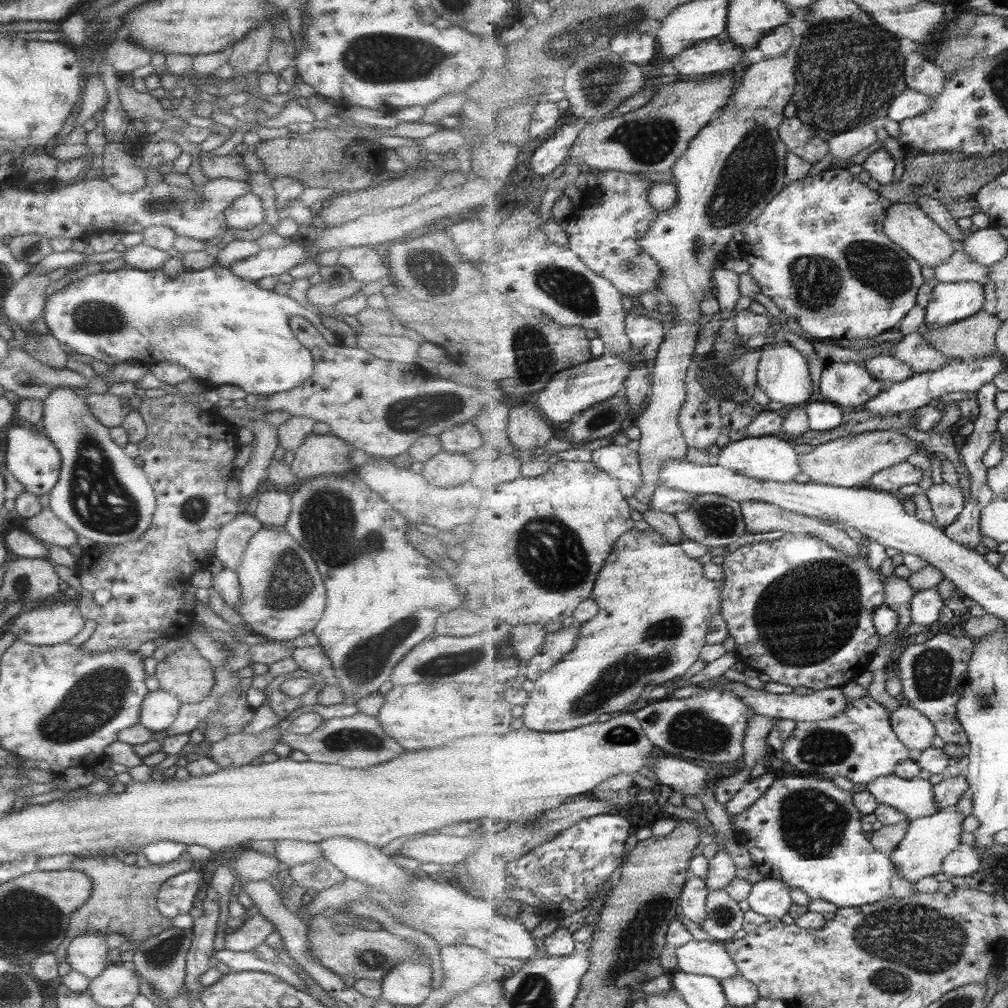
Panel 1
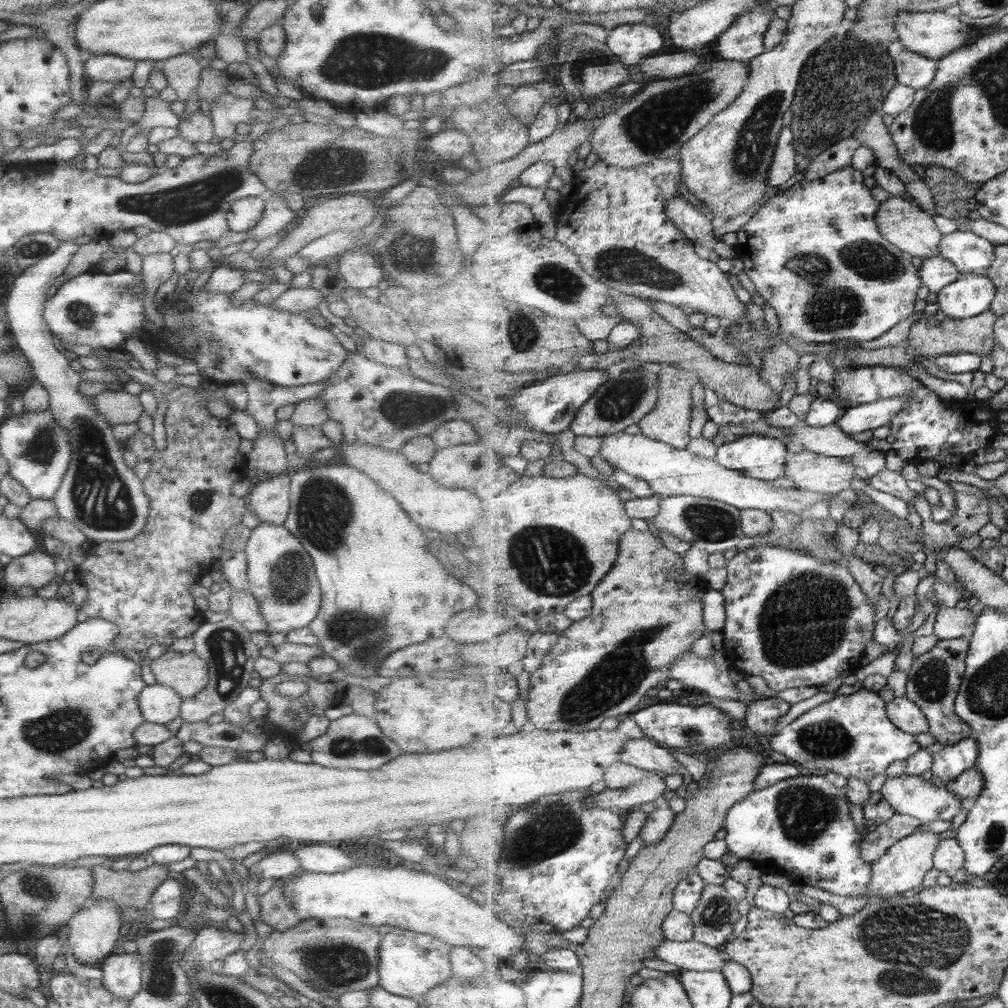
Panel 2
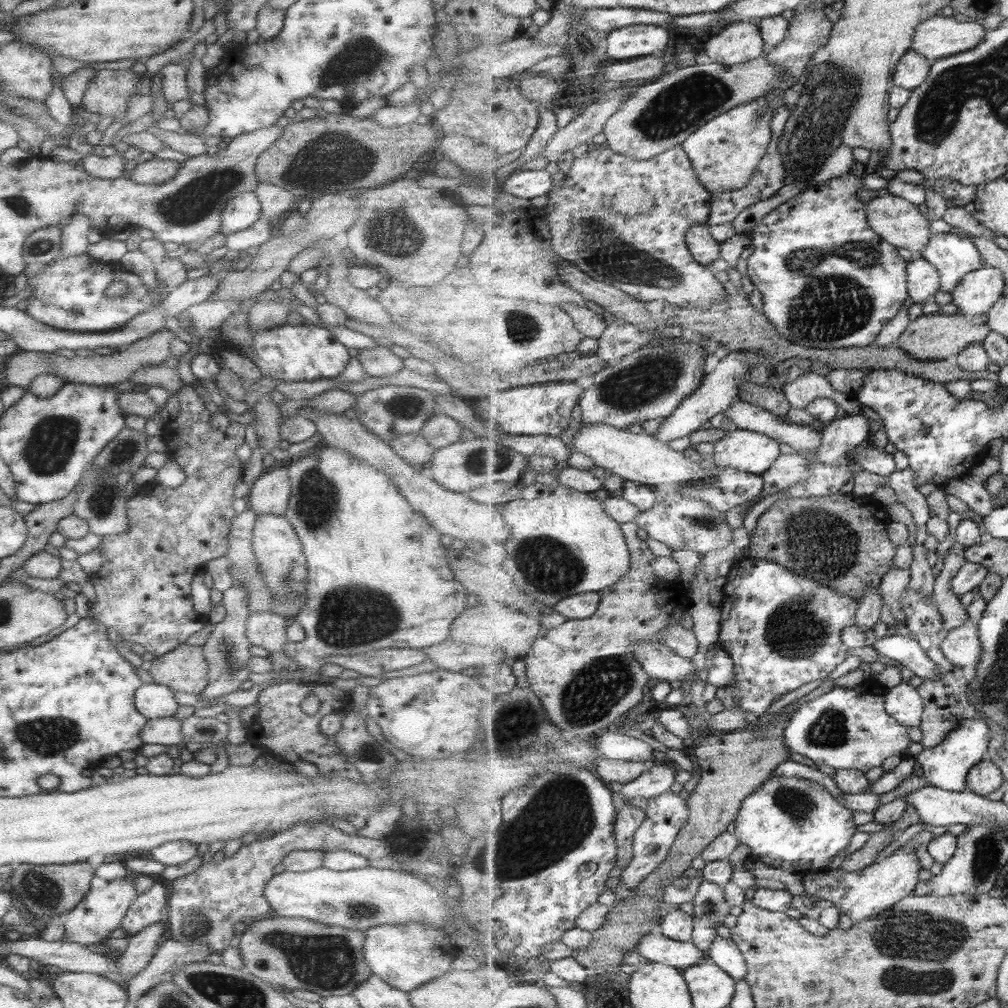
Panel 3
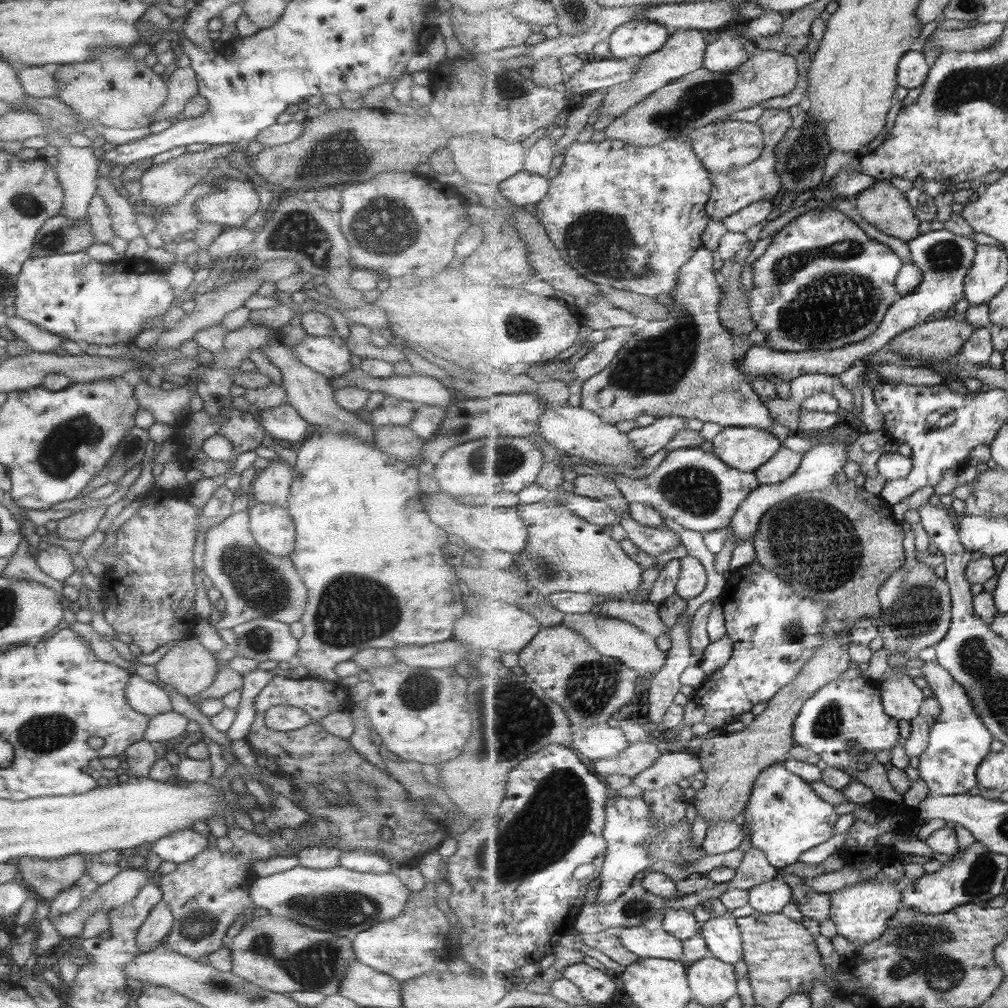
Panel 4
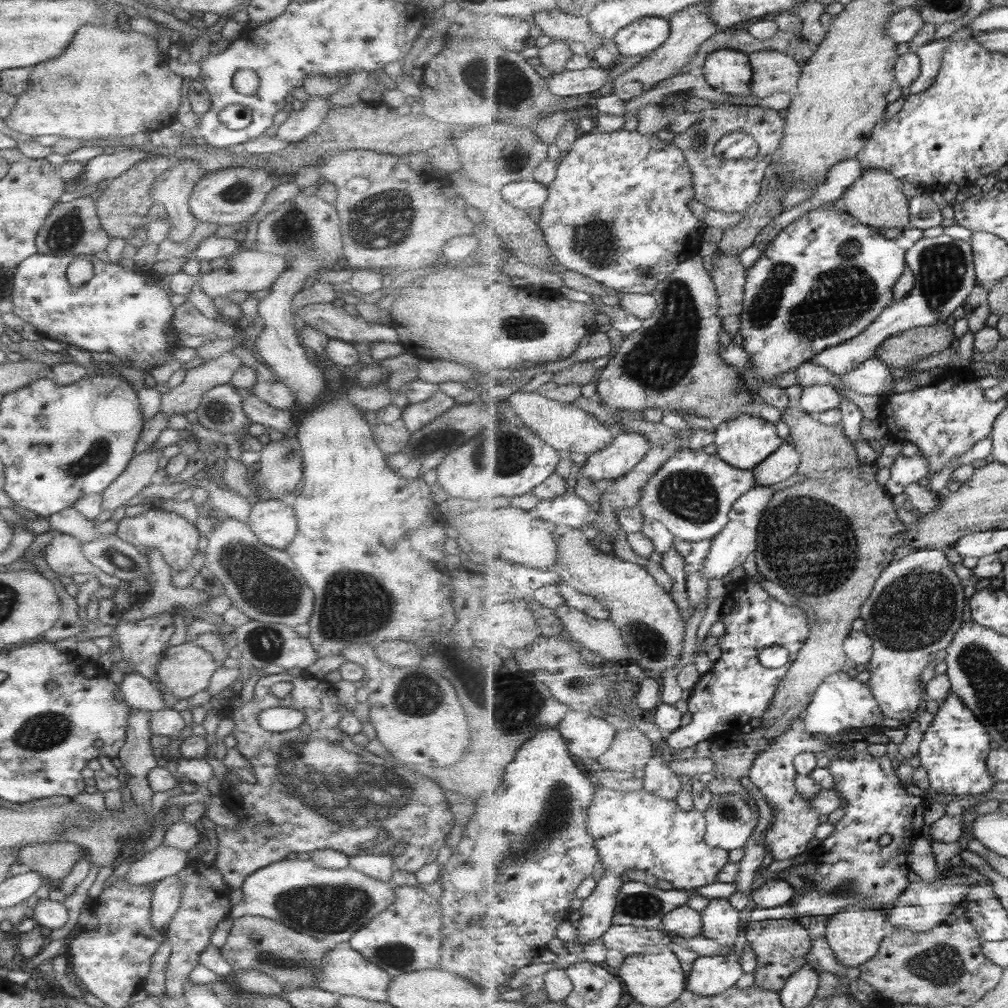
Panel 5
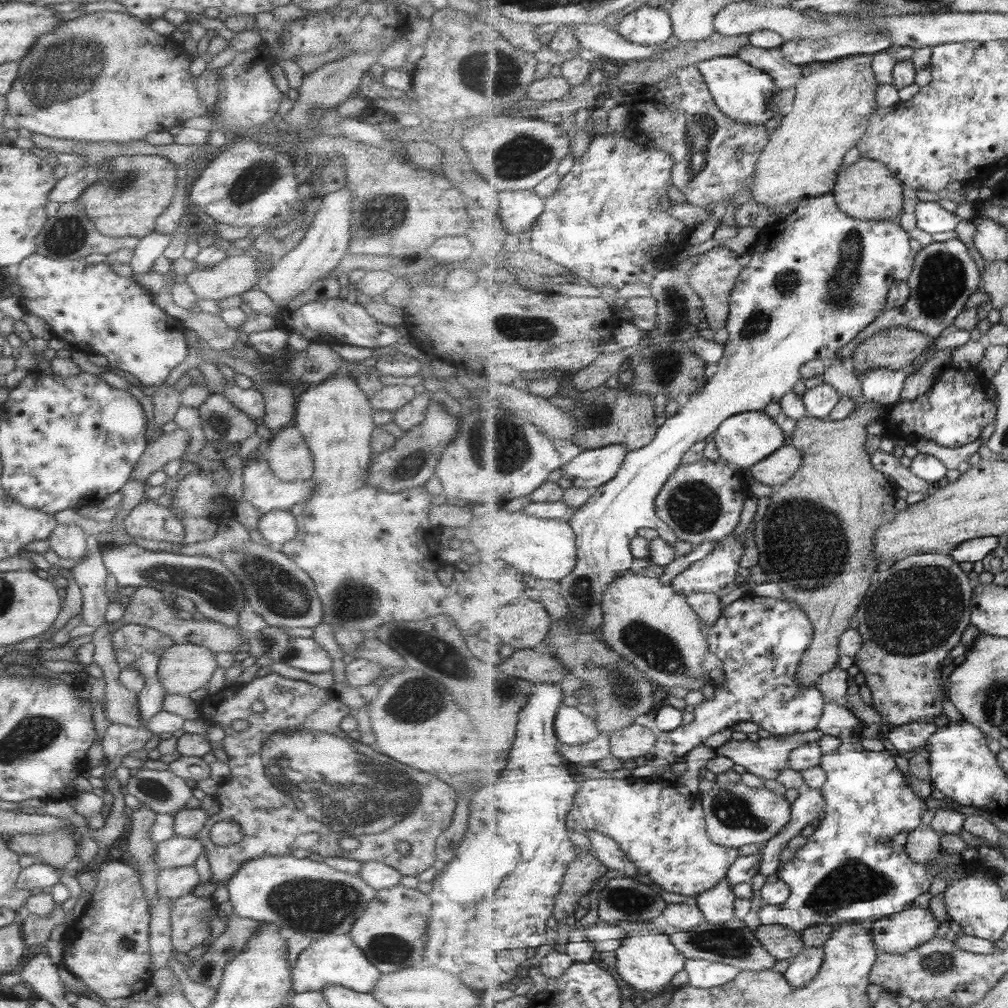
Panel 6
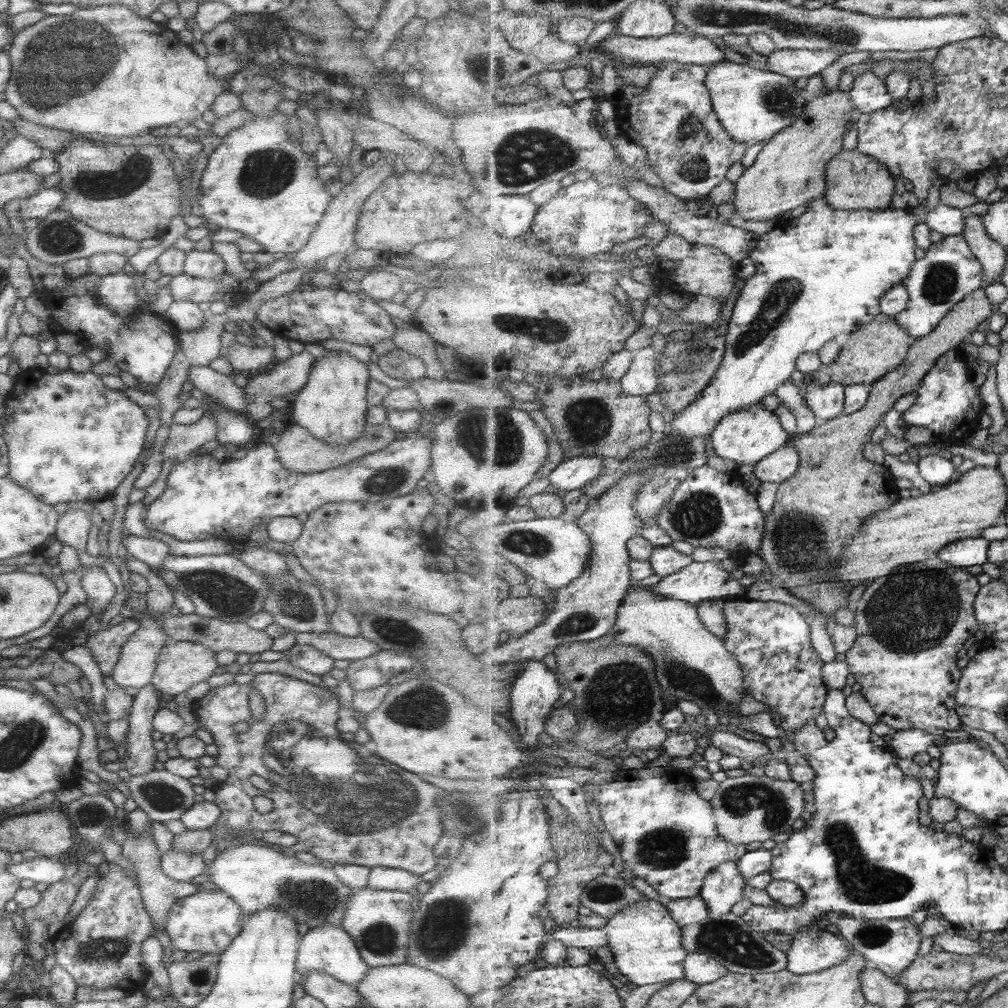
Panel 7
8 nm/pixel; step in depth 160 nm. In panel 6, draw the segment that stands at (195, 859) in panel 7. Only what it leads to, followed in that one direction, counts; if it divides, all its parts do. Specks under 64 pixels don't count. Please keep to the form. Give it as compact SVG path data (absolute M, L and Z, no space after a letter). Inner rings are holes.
M193 865L181 868L164 868L157 873L156 895L166 900L177 900L180 896L191 892L199 883L199 876Z

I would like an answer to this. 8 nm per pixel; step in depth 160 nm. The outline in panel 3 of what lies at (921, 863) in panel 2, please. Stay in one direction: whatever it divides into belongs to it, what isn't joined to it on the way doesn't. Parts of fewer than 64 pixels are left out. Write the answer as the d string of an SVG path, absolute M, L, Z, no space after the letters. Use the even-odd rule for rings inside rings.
M909 843L899 847L891 856L875 861L871 866L857 872L838 868L808 873L803 877L803 886L809 895L831 901L856 925L912 895L915 887L922 881L921 869L917 850Z

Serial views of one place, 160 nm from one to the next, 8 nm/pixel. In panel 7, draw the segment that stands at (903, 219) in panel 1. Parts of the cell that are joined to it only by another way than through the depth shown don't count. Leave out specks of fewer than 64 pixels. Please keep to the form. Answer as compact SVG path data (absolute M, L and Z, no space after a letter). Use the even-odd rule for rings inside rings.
M845 150L834 156L826 168L827 190L825 198L834 209L851 211L885 210L891 207L897 177L887 165L874 156L858 150Z

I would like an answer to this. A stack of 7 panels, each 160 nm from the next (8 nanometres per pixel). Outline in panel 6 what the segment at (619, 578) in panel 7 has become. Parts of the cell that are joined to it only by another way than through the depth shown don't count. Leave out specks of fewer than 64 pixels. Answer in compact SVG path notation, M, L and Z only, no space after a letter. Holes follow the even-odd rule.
M827 193L823 196L803 199L798 202L796 209L787 215L783 220L771 224L769 227L763 227L759 230L759 235L757 239L751 244L749 255L752 260L749 262L748 268L744 268L741 271L739 280L737 281L736 287L733 289L731 300L730 300L730 313L728 317L728 322L725 328L729 332L729 339L727 339L725 347L725 356L721 362L718 362L718 369L716 373L712 376L710 381L694 395L691 395L688 402L680 407L678 411L672 417L669 417L665 422L659 427L658 434L653 439L651 444L646 447L638 448L629 452L627 458L625 458L625 463L617 476L613 478L610 482L607 482L603 487L595 490L591 499L581 506L581 508L576 510L573 519L571 519L571 527L575 530L577 534L577 545L578 545L578 563L575 565L574 571L567 575L563 580L560 581L561 592L560 594L565 598L567 604L569 604L569 610L572 612L572 618L569 618L569 626L577 631L593 632L598 633L599 629L602 628L604 623L603 614L603 594L606 591L606 584L616 581L621 575L624 575L636 556L632 552L631 542L639 537L639 532L643 528L653 528L659 532L660 538L663 538L671 546L676 546L677 536L675 532L658 516L658 509L656 508L656 500L663 490L663 486L667 484L670 480L671 475L675 475L678 469L683 464L683 458L685 458L686 453L690 451L690 448L705 440L709 434L717 431L719 426L723 424L724 420L730 419L731 416L737 416L742 412L753 412L753 411L763 411L764 408L773 402L779 402L783 396L793 392L793 386L797 384L797 380L800 380L802 366L805 363L809 363L811 360L823 359L824 361L830 360L836 355L843 347L848 345L853 339L857 338L858 334L863 329L868 329L871 325L875 324L876 320L880 315L888 308L888 294L891 288L895 284L899 284L899 281L907 281L911 273L915 270L916 254L911 248L911 236L909 232L906 232L901 228L901 224L898 223L899 216L896 218L891 218L889 220L859 220L853 216L849 216L840 206L836 200L834 194Z

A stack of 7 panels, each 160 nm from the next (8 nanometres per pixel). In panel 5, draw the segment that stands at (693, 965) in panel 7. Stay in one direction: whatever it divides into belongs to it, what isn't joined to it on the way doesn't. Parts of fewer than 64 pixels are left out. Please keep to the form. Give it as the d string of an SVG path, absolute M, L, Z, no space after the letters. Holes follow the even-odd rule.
M735 955L700 956L687 976L686 988L701 996L718 996L745 974Z

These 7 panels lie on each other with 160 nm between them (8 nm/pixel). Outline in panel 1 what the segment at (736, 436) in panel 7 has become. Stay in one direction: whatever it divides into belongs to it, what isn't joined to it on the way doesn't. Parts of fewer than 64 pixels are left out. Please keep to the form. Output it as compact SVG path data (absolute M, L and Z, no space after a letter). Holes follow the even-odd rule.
M778 435L723 441L716 448L714 459L718 465L724 468L731 469L739 475L761 481L793 483L797 478L797 474L802 472L802 465L799 464L799 452L795 450L795 444L791 440Z

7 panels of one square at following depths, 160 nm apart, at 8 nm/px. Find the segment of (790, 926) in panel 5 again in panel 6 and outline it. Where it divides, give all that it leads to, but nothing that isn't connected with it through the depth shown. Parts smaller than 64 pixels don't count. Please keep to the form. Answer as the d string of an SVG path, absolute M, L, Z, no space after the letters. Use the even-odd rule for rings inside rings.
M761 925L756 936L763 943L769 954L775 956L777 961L795 959L805 951L805 944L801 932L780 925Z

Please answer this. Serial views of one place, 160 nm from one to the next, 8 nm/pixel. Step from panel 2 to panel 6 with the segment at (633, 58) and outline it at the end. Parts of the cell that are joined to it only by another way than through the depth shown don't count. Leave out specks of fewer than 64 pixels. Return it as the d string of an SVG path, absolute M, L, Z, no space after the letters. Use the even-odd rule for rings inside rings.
M648 5L628 12L620 21L618 33L641 45L663 45L674 34L670 12Z

